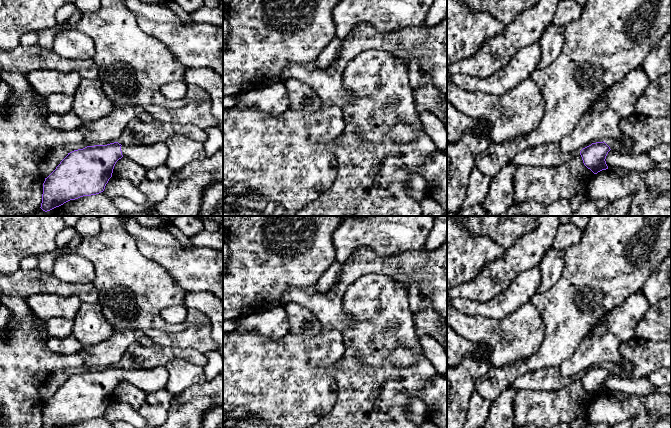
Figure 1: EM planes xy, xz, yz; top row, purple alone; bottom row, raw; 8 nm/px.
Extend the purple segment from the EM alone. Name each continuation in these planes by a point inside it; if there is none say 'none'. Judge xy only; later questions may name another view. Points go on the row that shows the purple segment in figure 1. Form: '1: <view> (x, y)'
1: xy (152, 156)

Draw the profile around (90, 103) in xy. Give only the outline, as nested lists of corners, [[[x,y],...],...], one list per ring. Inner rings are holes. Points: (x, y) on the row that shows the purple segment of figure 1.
[[[82,79],[73,95],[72,111],[83,123],[91,123],[109,115],[114,103],[105,95],[101,81]]]

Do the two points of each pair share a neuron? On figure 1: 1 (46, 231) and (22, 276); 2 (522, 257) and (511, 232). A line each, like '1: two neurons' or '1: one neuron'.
1: two neurons
2: two neurons

